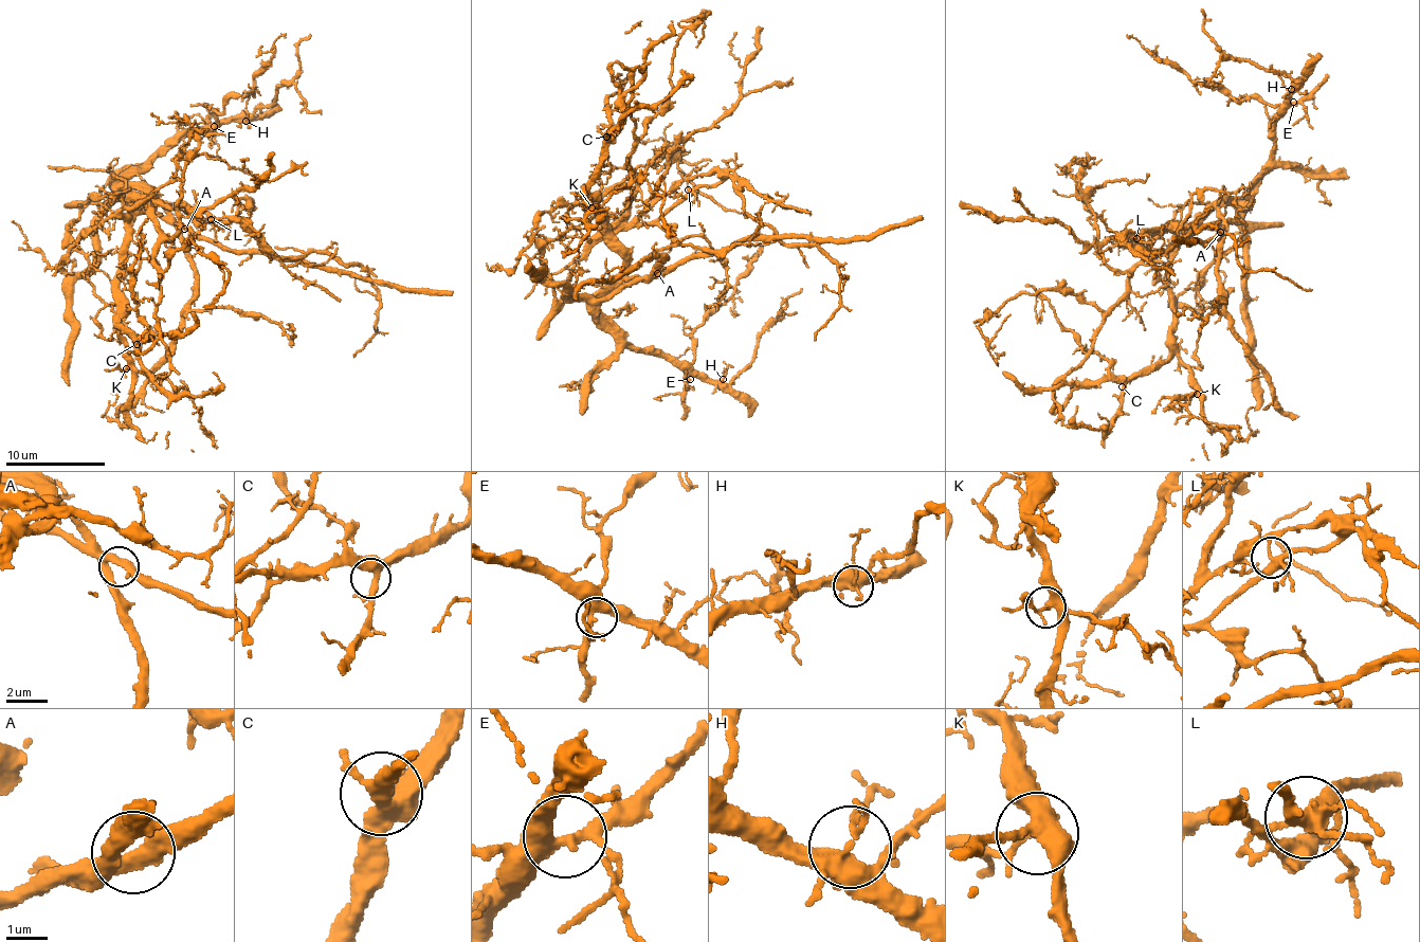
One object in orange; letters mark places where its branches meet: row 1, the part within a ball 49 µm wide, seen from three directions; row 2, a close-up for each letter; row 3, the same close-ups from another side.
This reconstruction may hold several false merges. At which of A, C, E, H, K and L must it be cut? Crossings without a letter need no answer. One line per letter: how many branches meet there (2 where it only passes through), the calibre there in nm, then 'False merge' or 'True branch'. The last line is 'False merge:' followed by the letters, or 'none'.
A: Branches: 4. Thickness 320 nm. True branch
C: Branches: 4. Thickness 380 nm. True branch
E: Branches: 4. Thickness 320 nm. True branch
H: Branches: 6. Thickness 360 nm. True branch
K: Branches: 5. Thickness 320 nm. True branch
L: Branches: 7. Thickness 360 nm. False merge
False merge: L

